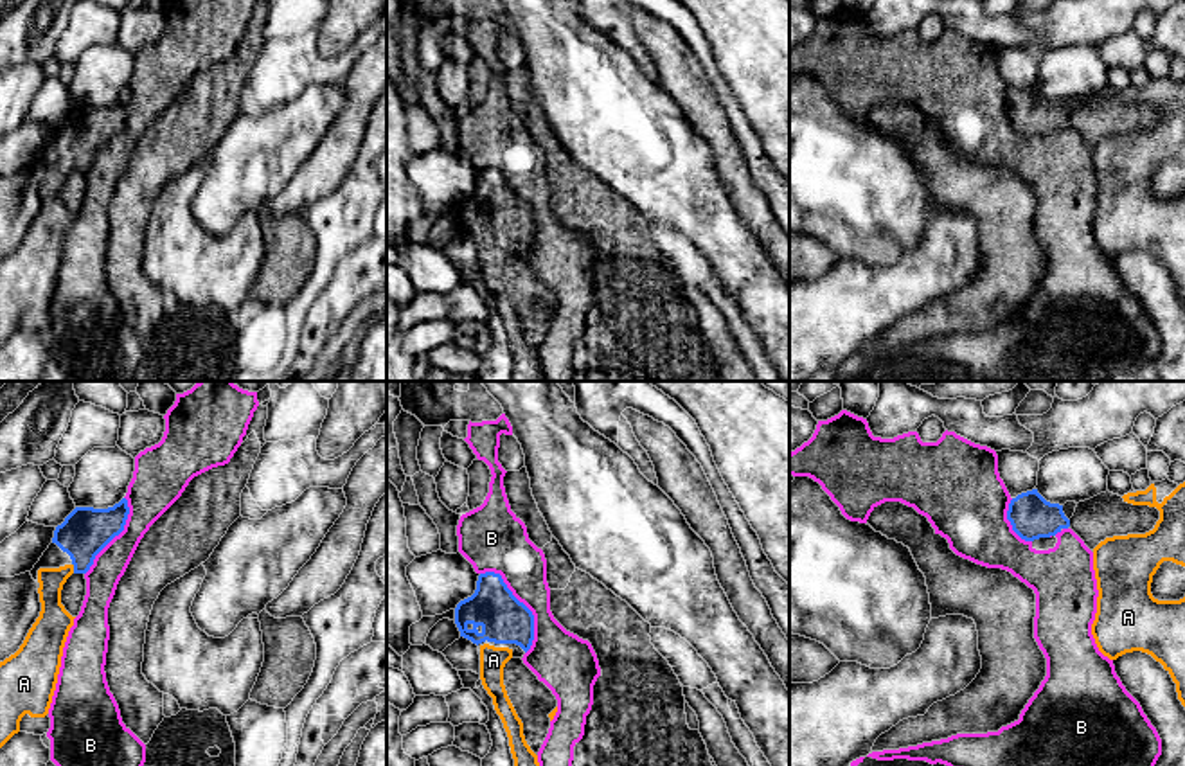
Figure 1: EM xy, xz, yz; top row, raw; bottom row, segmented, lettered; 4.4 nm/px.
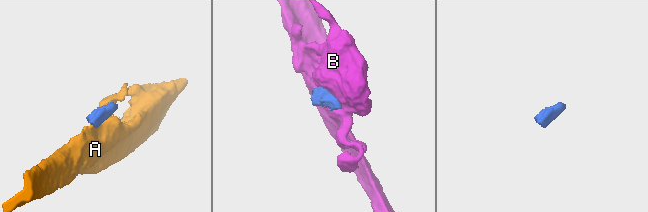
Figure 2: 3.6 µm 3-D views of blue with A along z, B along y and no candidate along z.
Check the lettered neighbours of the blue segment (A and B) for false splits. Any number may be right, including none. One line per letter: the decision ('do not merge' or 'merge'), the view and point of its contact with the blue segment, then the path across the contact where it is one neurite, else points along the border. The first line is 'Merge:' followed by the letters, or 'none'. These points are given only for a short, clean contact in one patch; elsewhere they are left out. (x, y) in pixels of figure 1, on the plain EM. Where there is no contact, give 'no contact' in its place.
Merge: A
A: merge | xy (74, 166) | across xy (87, 128), (74, 166), (53, 182), (54, 218)
B: do not merge | xz (524, 202)

